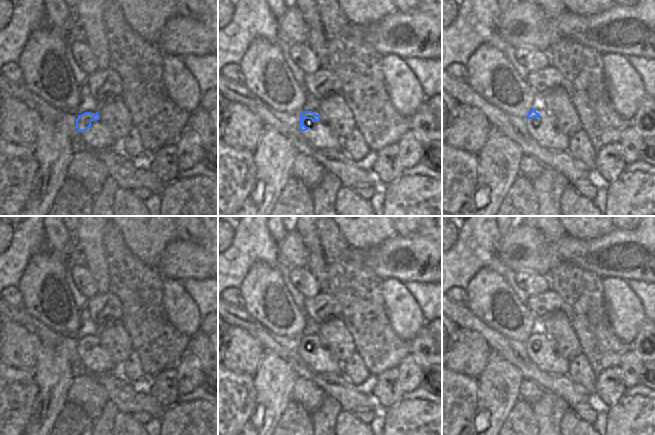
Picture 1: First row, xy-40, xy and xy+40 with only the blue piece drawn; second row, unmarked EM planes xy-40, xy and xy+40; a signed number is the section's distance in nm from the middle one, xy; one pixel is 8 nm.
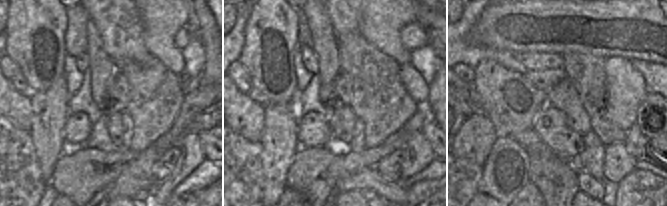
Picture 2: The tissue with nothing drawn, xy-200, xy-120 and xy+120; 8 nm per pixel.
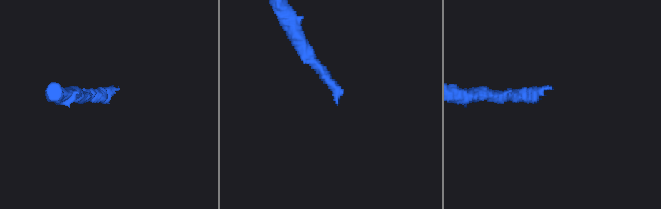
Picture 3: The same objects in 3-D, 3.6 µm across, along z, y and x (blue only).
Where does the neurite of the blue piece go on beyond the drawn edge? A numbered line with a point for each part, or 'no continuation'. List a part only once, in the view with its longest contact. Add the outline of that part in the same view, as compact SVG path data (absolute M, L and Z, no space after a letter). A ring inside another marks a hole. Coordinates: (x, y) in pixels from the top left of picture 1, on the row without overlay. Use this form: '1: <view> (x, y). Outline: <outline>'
1: xy (321, 360). Outline: M319 335L313 336L321 342L314 347L311 343L304 344L304 349L309 352L302 355L306 364L317 373L342 373L342 363L330 352L324 340Z

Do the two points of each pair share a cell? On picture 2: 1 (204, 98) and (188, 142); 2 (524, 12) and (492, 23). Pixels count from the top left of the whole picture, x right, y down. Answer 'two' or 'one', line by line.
1: two
2: one

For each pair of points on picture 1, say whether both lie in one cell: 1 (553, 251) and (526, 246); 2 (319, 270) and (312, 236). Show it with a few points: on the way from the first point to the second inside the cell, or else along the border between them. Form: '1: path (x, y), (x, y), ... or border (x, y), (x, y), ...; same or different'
1: path (546, 251), (533, 251); same
2: path (317, 262), (313, 244); same

